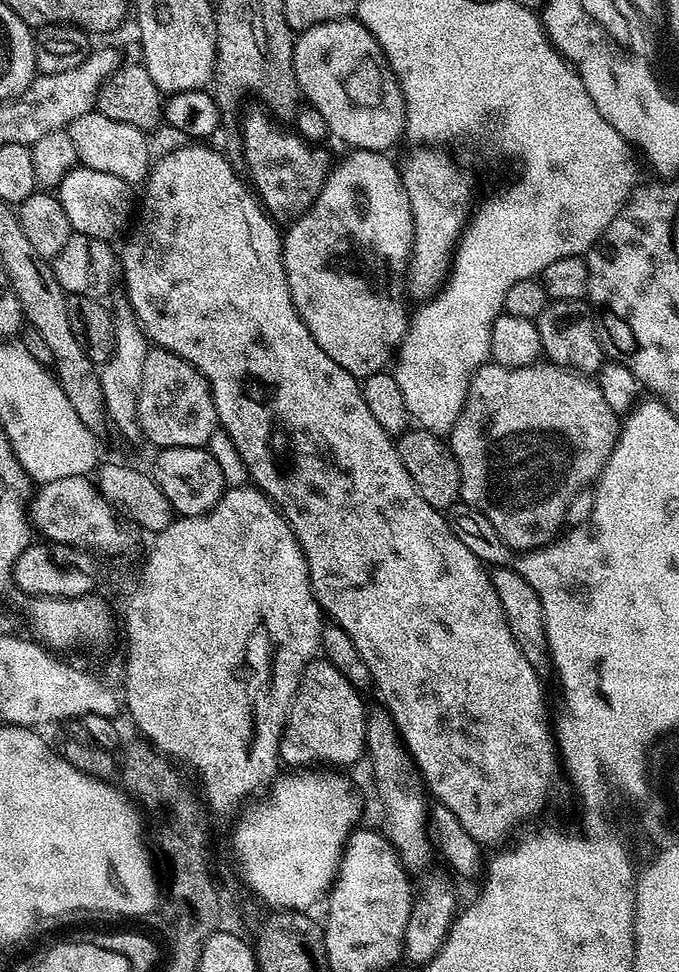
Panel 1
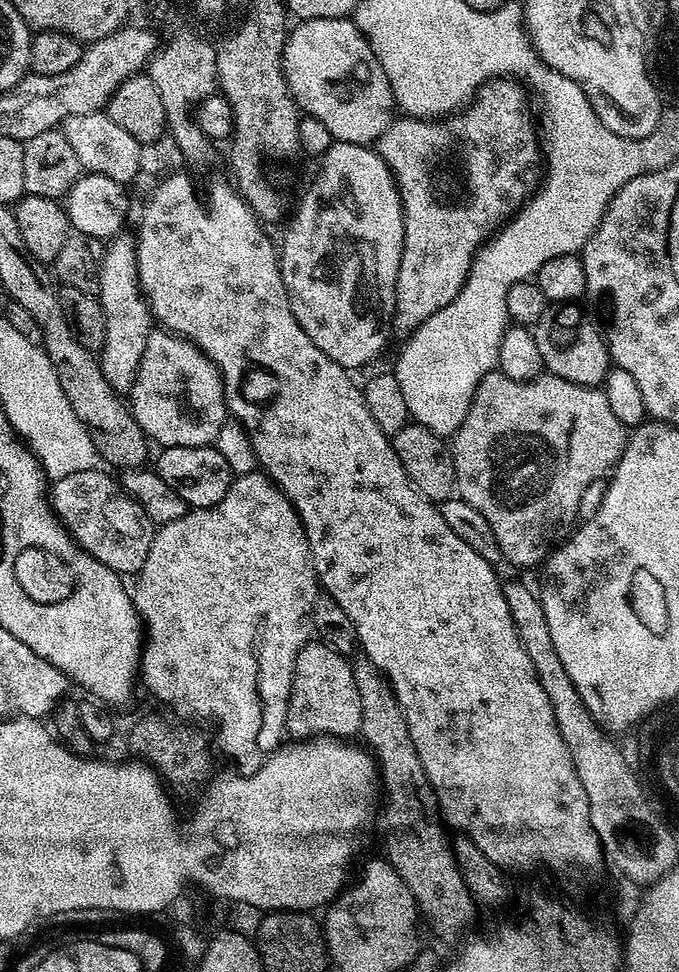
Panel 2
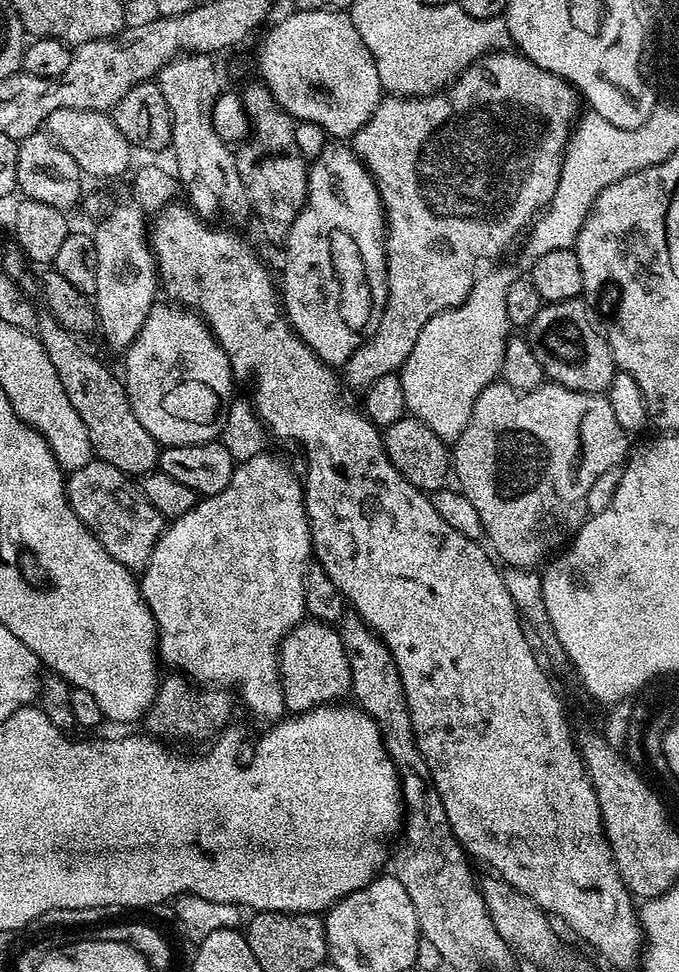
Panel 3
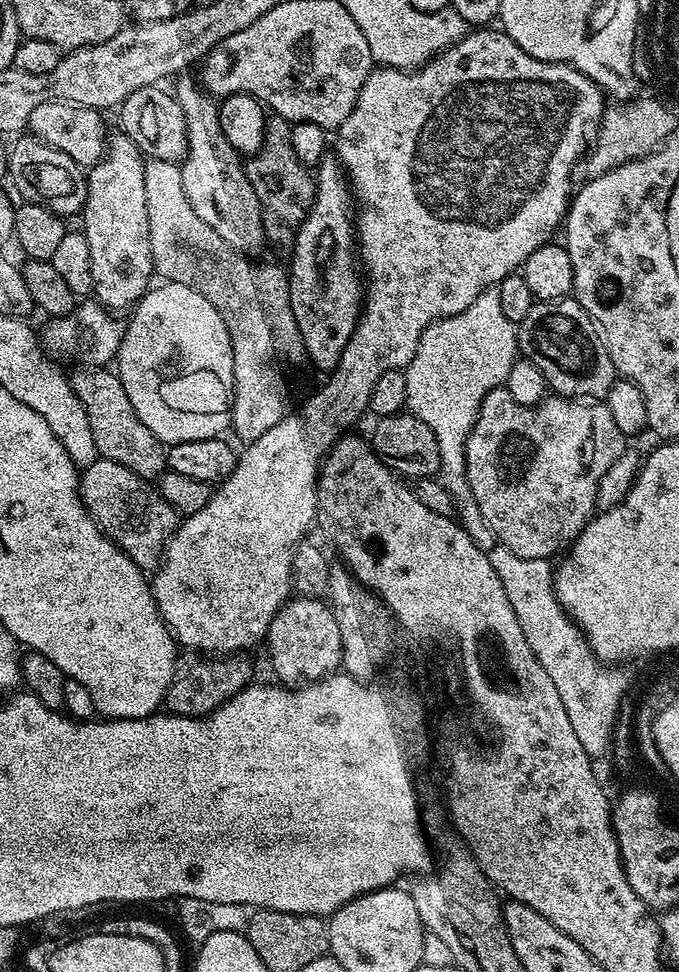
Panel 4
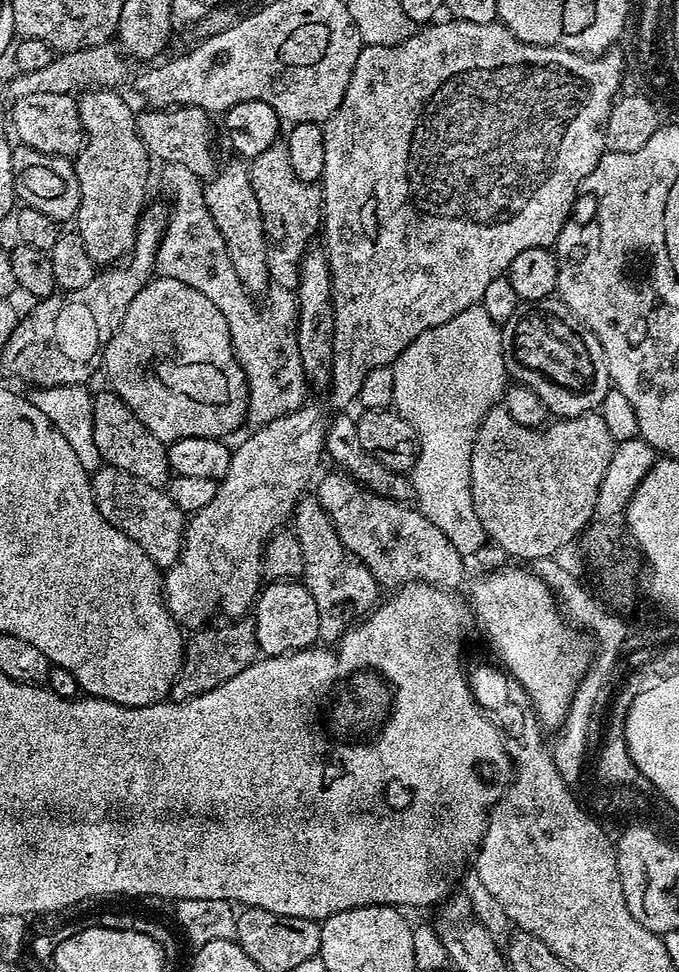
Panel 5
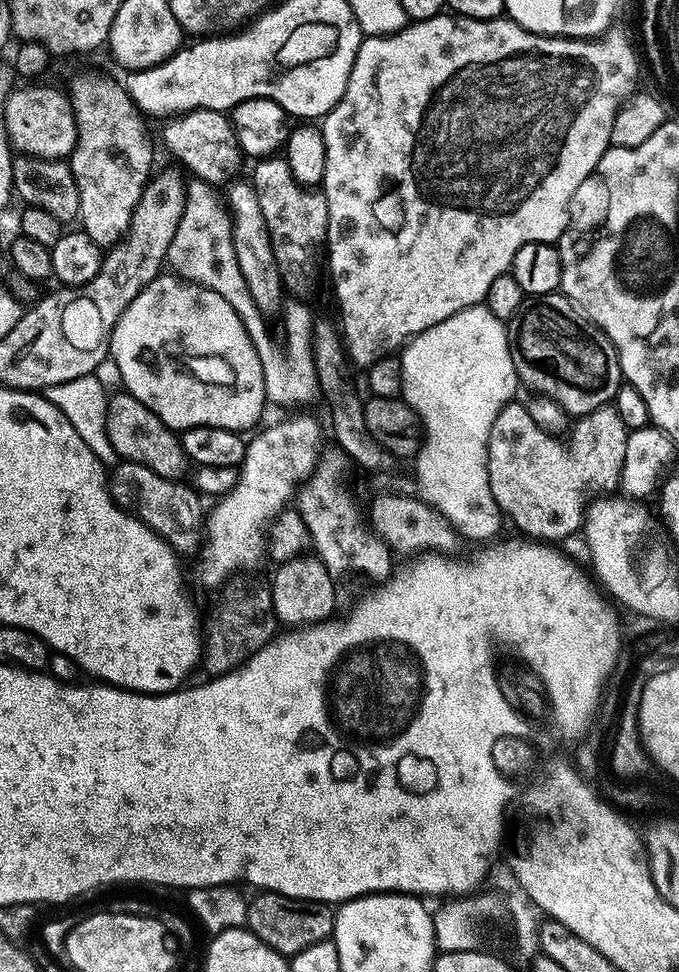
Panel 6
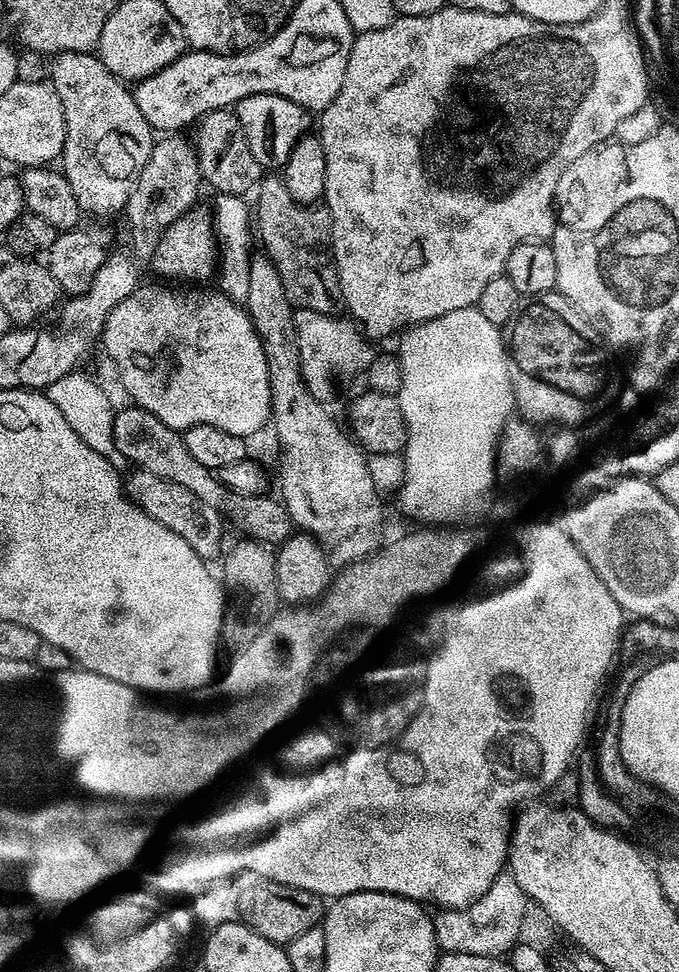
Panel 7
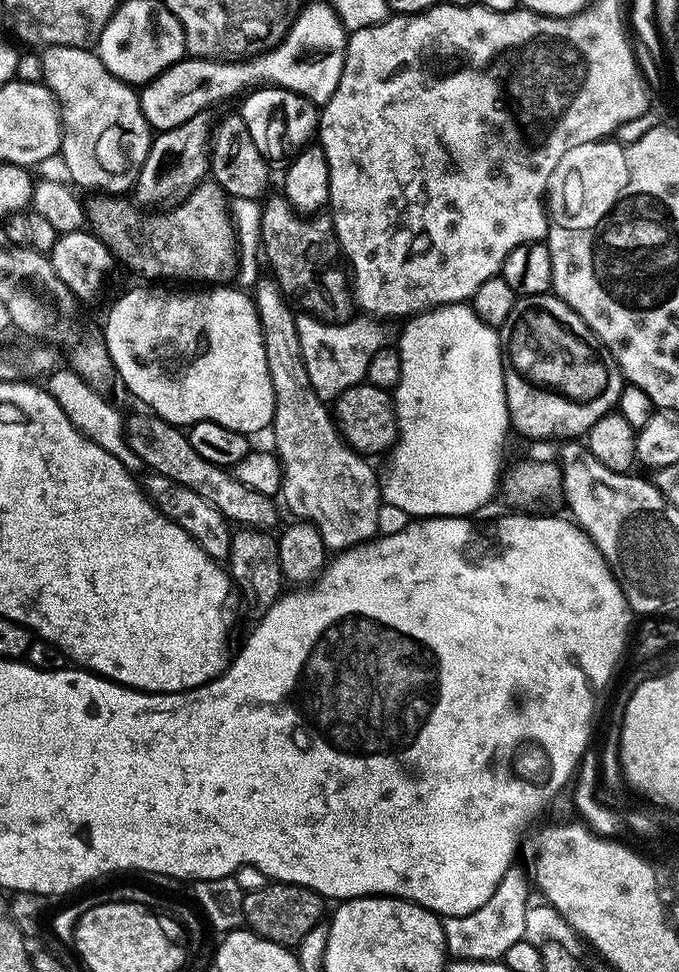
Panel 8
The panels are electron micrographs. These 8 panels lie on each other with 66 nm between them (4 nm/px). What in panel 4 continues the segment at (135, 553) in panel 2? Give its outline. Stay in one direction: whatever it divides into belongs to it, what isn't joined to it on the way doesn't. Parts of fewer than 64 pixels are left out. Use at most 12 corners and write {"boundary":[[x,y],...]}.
{"boundary":[[97,458],[80,497],[121,548],[163,545],[176,509],[145,477]]}

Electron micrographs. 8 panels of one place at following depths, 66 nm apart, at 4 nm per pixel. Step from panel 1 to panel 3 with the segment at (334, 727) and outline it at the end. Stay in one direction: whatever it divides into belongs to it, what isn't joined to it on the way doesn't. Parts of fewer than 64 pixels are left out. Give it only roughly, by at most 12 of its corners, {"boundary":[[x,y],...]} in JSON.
{"boundary":[[306,618],[280,643],[285,709],[352,691],[339,631]]}

